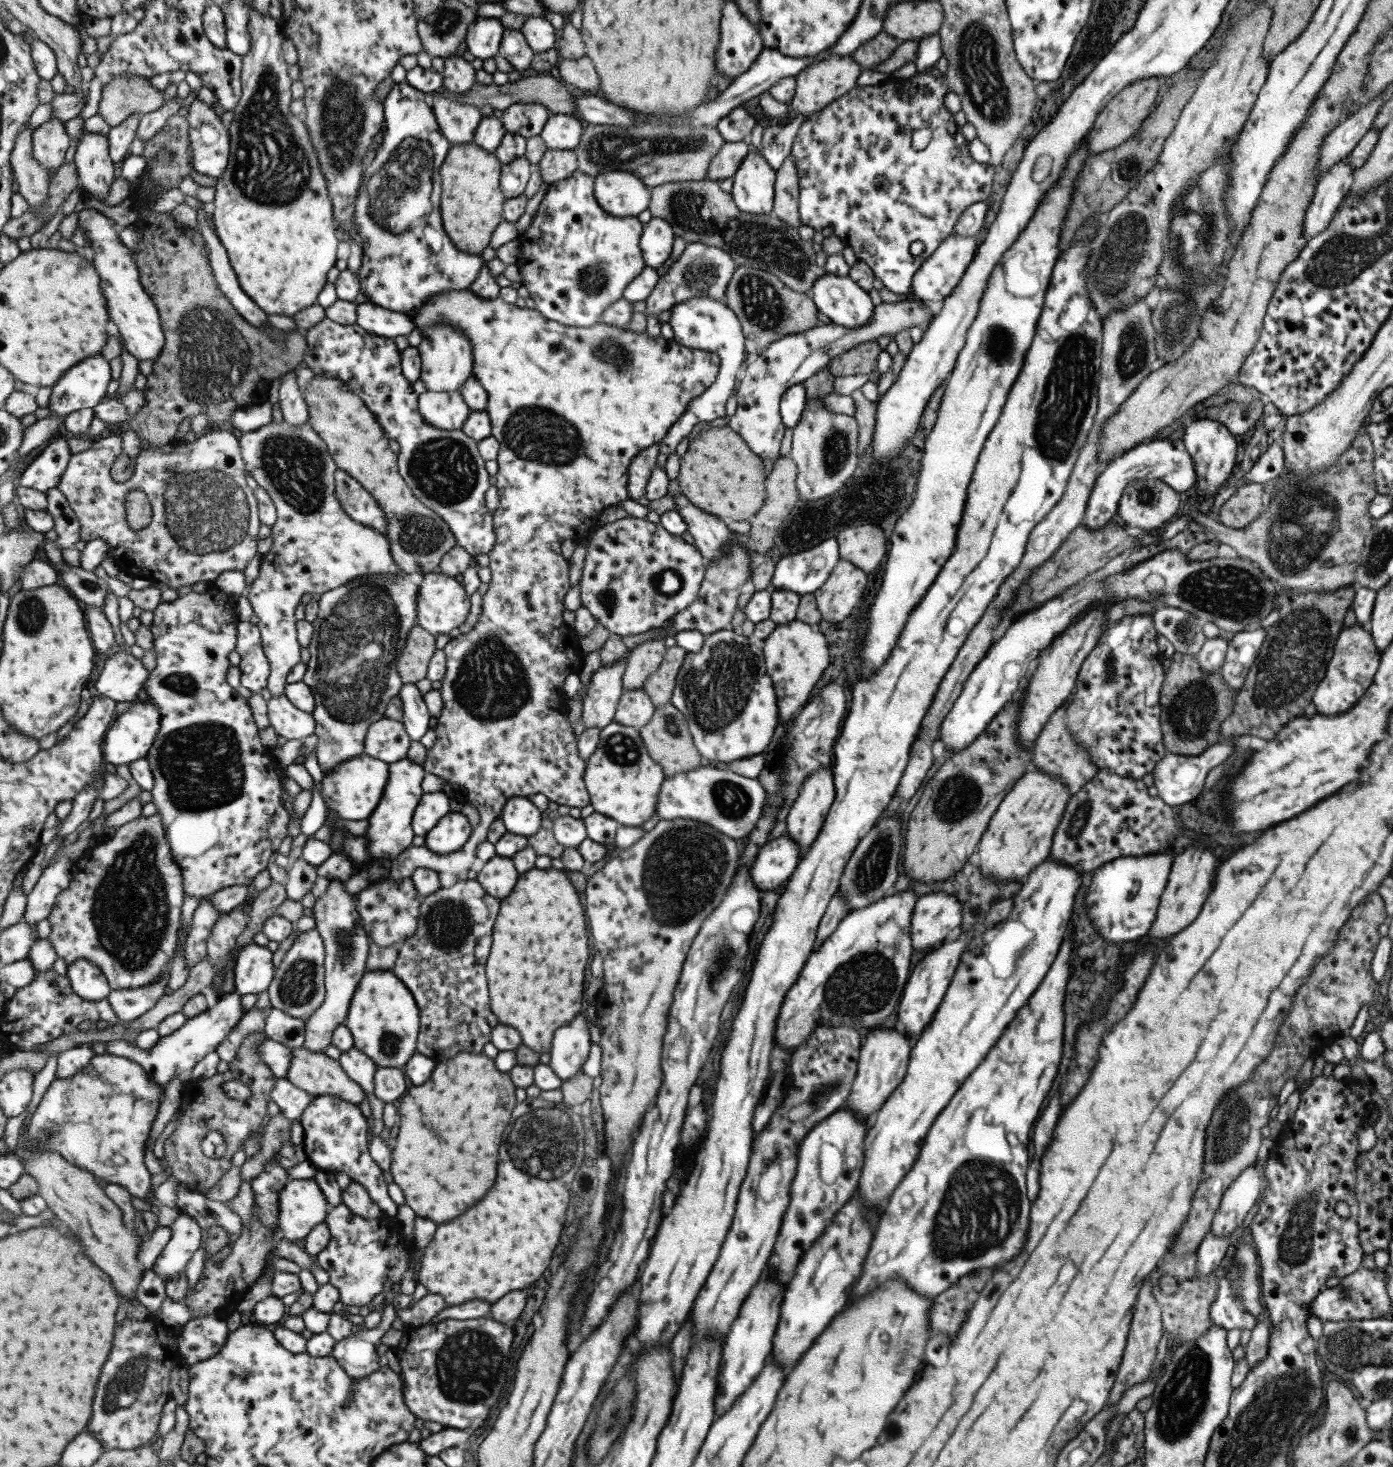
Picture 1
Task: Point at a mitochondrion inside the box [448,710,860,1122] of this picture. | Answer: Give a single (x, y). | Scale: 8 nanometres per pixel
(684, 867)

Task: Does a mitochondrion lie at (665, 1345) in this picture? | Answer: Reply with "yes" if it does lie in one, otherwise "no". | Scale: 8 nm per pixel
no

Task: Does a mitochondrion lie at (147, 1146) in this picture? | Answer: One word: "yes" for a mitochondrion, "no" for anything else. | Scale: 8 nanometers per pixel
no

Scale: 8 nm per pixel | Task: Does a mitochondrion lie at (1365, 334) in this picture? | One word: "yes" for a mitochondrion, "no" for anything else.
no

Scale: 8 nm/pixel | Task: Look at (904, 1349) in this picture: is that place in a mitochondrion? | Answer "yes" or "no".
yes

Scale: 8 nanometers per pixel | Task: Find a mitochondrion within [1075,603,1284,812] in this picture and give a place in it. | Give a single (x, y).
(1194, 708)

